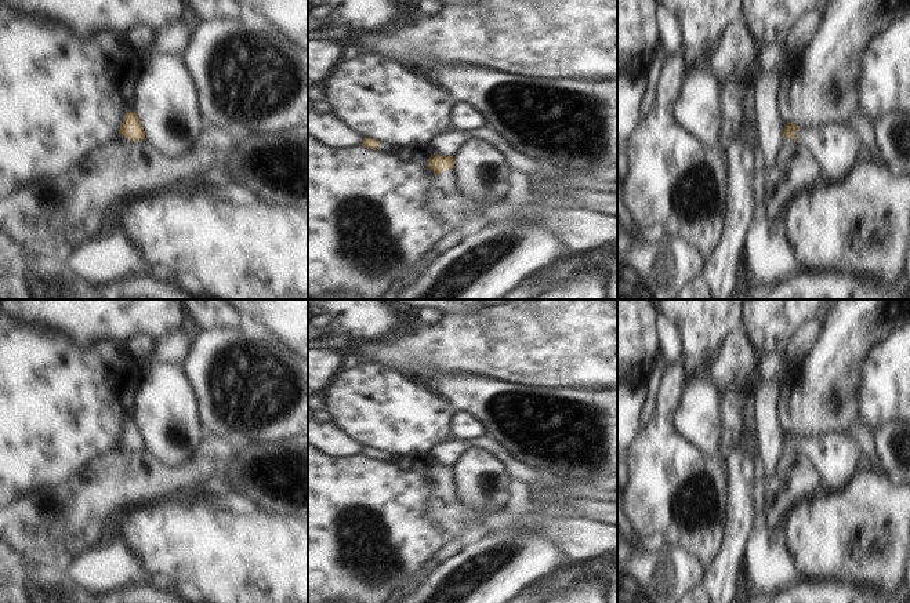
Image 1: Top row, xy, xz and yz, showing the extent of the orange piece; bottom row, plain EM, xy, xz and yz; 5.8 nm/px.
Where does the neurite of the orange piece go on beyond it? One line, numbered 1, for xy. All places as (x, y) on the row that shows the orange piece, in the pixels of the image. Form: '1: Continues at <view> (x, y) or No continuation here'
1: No continuation here.

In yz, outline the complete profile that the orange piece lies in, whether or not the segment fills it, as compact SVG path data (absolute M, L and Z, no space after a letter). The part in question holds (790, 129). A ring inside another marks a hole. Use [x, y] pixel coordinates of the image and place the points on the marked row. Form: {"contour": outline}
{"contour": "M787 123L783 137L798 141L811 152L827 182L842 181L852 167L864 157L864 149L858 135L838 124L800 127Z"}

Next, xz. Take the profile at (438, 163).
{"contour": "M436 153L428 161L429 170L436 175L431 189L431 207L445 217L450 229L471 226L476 230L514 218L534 219L548 224L568 243L573 254L617 248L617 217L597 215L580 208L561 211L507 199L481 204L460 189L453 156Z"}

